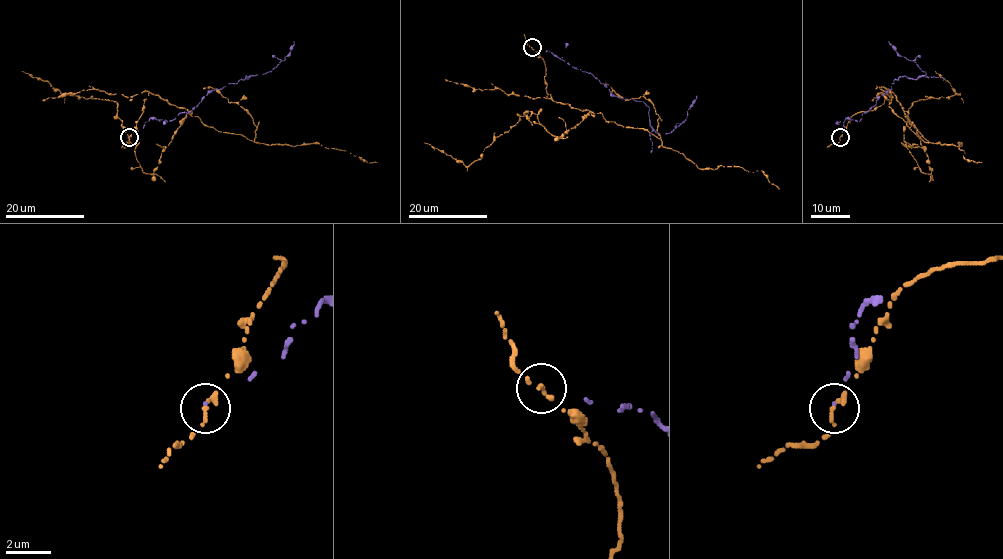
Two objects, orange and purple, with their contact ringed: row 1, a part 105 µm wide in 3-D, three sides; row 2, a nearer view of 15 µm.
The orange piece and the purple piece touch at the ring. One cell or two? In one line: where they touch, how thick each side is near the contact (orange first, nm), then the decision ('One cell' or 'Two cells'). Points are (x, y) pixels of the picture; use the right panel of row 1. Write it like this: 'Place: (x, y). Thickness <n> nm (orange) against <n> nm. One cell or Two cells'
Place: (840, 137). Thickness 140 nm (orange) against 70 nm. Two cells

